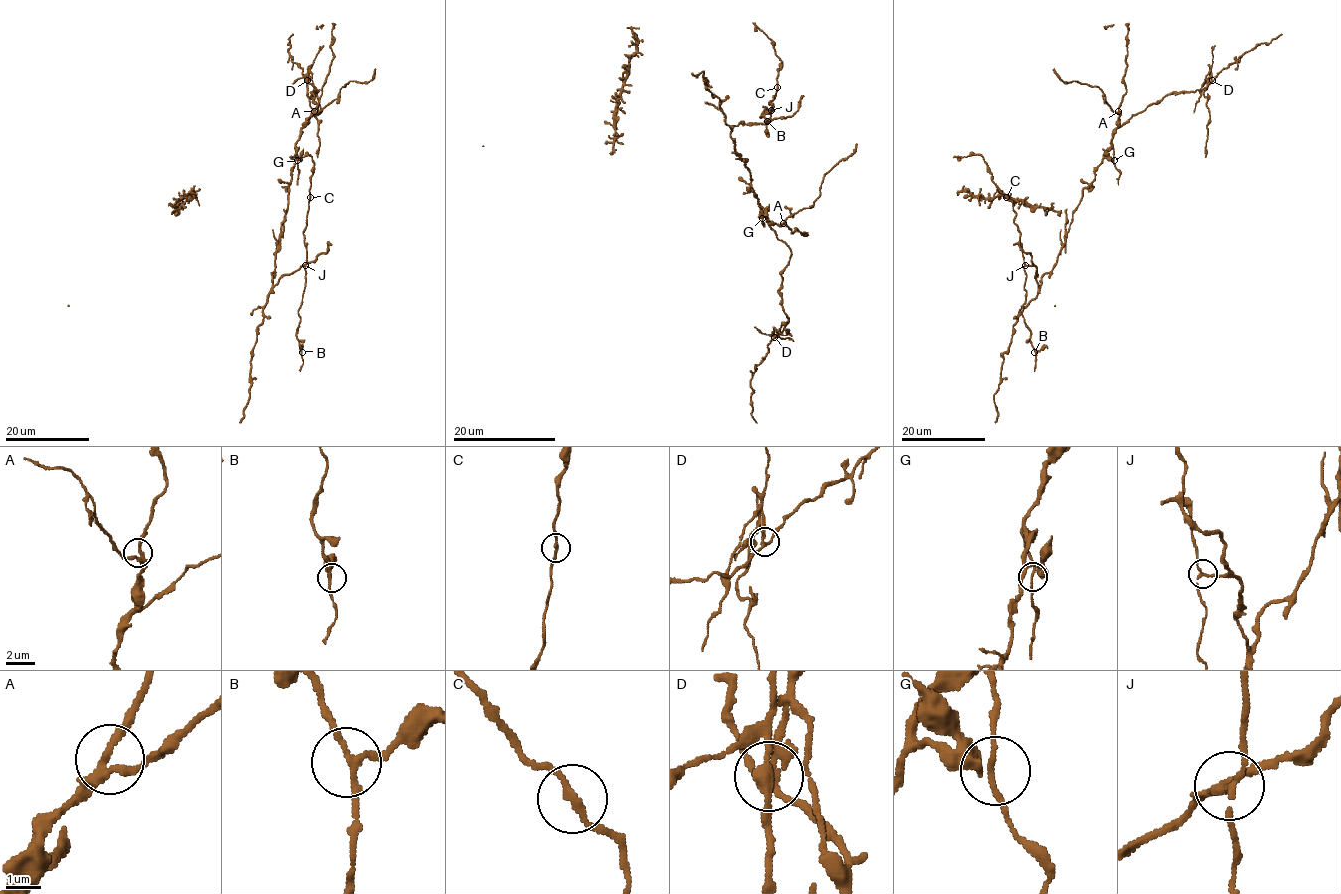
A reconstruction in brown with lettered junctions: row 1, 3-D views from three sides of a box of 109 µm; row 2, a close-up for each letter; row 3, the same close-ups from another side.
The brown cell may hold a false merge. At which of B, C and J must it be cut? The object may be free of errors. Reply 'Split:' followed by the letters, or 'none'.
Split: J

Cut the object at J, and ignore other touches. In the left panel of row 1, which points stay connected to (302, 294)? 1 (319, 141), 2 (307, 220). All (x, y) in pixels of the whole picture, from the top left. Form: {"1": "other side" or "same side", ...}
{"1": "other side", "2": "same side"}

